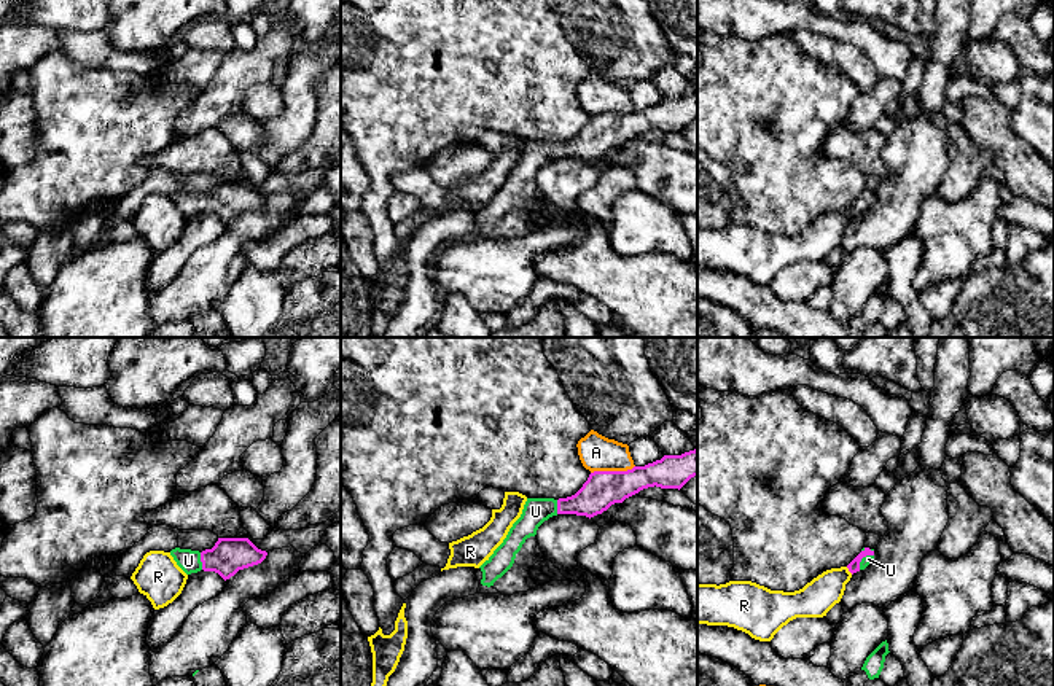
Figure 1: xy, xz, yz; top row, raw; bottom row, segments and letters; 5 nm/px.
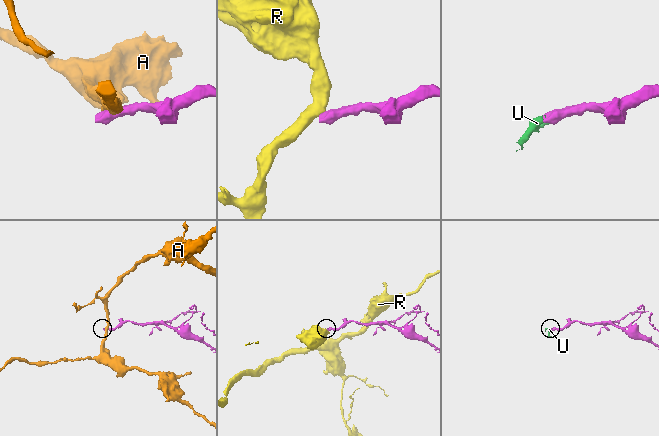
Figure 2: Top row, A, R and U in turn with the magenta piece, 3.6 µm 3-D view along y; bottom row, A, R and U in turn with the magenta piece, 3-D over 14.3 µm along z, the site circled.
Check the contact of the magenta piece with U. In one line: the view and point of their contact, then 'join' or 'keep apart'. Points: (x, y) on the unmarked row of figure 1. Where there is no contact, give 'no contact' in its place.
meets magenta in xy at (201, 204); join

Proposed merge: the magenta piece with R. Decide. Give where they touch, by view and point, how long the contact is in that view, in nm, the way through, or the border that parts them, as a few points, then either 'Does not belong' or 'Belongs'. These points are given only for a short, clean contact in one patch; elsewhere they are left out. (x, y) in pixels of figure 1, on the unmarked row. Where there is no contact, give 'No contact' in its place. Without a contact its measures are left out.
Touches magenta at yz (849, 214). Shared border 50 nm. Boundary: yz (846, 210), (852, 217). Does not belong

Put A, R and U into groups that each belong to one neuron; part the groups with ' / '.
A / R / U

